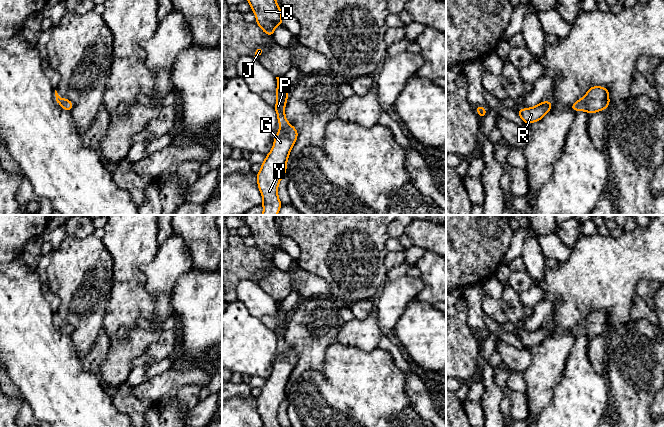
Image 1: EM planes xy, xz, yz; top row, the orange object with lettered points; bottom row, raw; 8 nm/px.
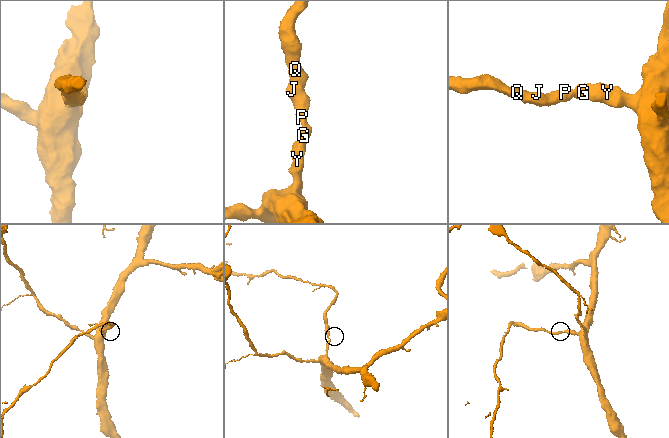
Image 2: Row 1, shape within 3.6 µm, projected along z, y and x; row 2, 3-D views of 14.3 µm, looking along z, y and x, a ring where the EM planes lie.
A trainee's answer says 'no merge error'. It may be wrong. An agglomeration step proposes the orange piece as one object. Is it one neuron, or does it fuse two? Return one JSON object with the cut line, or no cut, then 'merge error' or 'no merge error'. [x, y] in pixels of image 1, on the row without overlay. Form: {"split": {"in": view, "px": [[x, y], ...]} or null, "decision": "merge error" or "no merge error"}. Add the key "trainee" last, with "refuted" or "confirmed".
{"split": null, "decision": "no merge error", "trainee": "confirmed"}

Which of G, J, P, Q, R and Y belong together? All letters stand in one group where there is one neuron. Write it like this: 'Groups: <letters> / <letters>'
Groups: G J P Q R Y

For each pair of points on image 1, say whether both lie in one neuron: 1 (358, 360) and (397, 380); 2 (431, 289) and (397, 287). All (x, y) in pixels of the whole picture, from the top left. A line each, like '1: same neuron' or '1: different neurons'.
1: same neuron
2: different neurons

